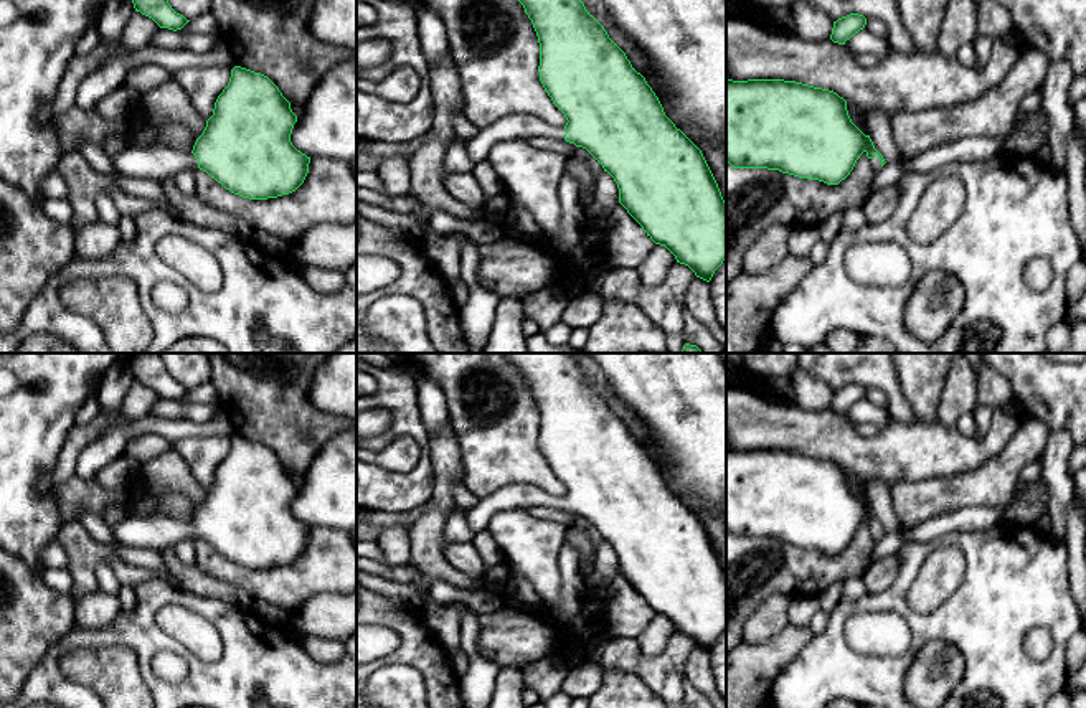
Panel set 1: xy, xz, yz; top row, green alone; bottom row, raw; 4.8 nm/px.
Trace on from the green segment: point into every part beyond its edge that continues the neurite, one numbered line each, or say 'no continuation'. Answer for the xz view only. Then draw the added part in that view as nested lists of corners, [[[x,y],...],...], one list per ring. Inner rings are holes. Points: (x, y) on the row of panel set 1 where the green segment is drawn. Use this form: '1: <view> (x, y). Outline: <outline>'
1: xz (517, 126). Outline: [[[512,114],[502,117],[495,124],[479,130],[479,134],[465,142],[469,158],[475,163],[487,160],[489,150],[502,140],[551,137],[564,139],[564,127],[553,127],[531,114]]]

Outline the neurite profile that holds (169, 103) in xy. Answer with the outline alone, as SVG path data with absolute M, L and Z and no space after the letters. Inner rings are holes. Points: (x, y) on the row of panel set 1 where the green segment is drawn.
M175 78L140 96L140 107L129 124L132 147L165 147L158 140L158 127L163 122L185 125L191 134L191 145L206 127L206 120L196 112Z

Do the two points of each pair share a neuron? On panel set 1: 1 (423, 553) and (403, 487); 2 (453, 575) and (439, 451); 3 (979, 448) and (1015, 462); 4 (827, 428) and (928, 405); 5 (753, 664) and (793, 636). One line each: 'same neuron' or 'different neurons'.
1: different neurons
2: same neuron
3: different neurons
4: different neurons
5: same neuron

